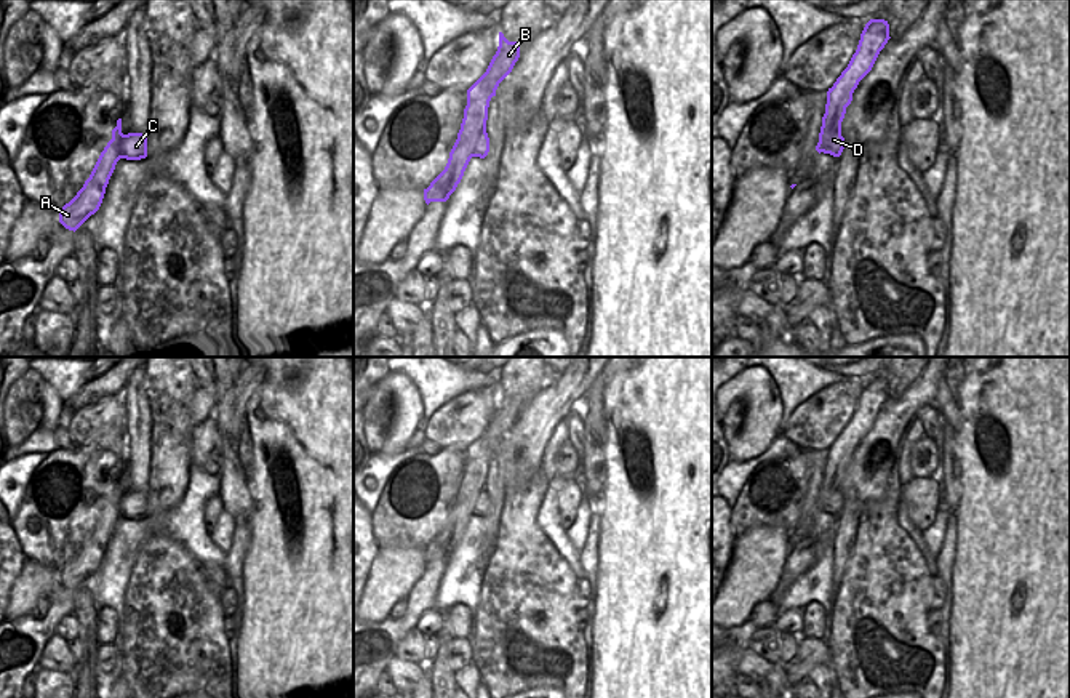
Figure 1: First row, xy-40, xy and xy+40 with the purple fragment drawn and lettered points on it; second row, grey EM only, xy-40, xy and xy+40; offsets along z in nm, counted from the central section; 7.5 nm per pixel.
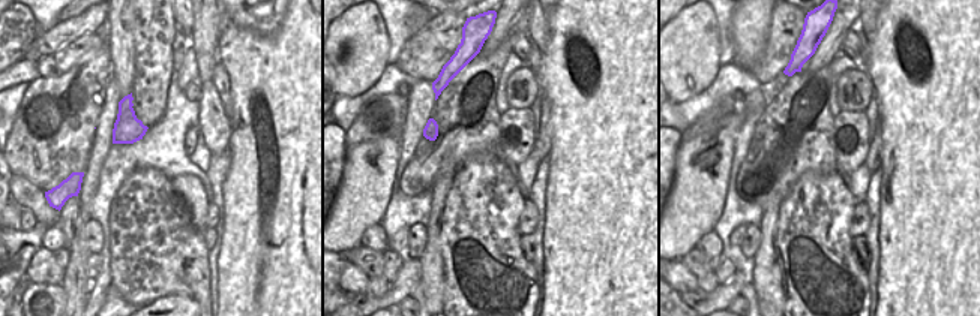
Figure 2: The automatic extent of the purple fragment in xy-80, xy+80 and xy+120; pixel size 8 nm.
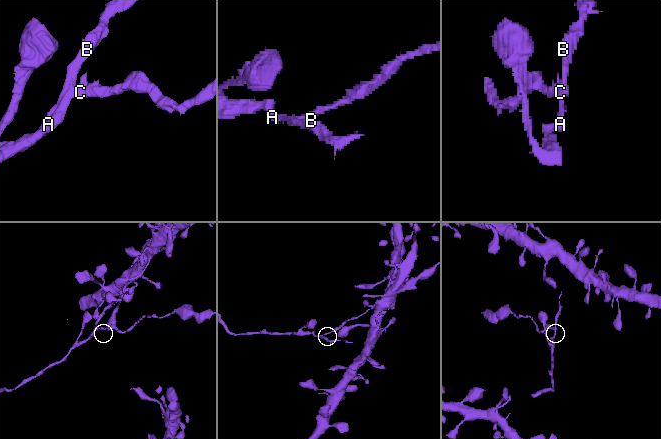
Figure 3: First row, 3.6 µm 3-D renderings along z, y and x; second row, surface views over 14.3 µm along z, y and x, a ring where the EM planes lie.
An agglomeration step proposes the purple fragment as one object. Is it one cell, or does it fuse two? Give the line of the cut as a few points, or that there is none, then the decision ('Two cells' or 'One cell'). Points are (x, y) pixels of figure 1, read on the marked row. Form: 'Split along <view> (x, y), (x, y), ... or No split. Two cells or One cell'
Split along xy-40 (127, 135), (123, 157). Two cells

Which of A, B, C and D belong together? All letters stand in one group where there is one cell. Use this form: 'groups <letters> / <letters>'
groups A B D / C

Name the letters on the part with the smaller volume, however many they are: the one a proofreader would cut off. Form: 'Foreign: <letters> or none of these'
Foreign: C

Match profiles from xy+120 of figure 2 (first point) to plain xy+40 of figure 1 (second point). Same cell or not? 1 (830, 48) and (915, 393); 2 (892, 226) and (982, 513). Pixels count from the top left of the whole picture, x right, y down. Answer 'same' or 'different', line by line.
1: different
2: same

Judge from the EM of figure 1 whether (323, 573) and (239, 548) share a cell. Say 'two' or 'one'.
two

